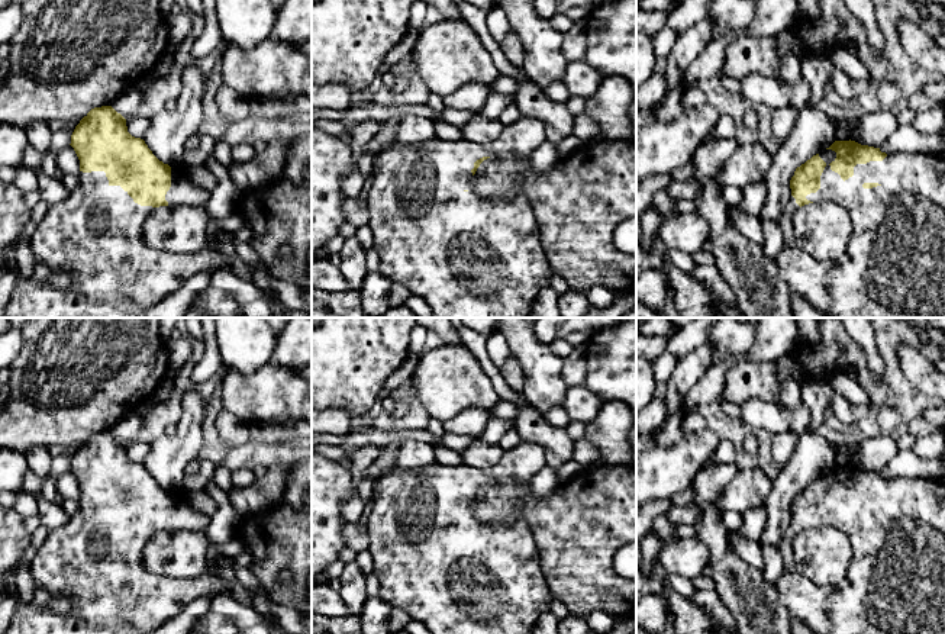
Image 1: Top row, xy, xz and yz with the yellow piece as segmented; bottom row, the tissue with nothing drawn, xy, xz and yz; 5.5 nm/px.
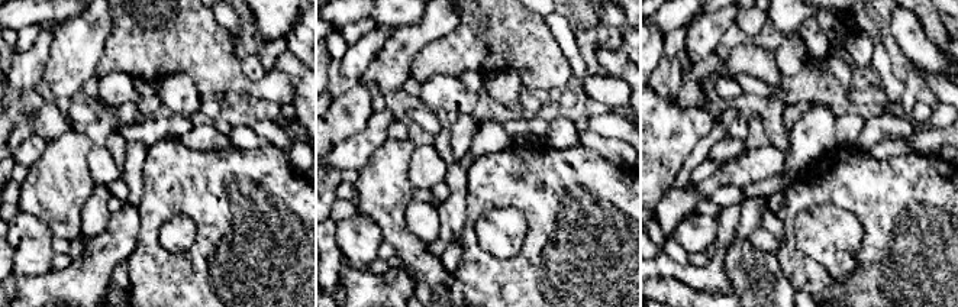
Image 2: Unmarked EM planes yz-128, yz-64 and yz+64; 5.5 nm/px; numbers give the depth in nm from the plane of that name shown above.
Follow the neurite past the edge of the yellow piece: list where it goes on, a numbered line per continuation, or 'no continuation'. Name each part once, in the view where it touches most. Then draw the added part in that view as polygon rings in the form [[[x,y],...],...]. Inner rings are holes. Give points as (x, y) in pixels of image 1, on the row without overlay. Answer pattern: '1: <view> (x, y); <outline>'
1: yz (896, 581); [[[823,474],[819,482],[826,487],[820,501],[820,514],[807,519],[806,524],[833,527],[845,532],[854,556],[844,585],[836,588],[815,585],[796,570],[791,544],[800,531],[790,521],[777,546],[784,567],[774,585],[790,618],[802,621],[815,634],[945,634],[945,485],[920,477],[897,476],[887,479],[883,486],[857,489],[854,501],[844,506],[829,490],[835,486],[836,477]]]

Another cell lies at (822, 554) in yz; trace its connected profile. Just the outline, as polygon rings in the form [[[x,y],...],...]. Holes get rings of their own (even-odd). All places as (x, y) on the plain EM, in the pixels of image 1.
[[[813,527],[799,532],[791,544],[796,570],[815,585],[845,585],[854,548],[848,535],[833,527]]]

